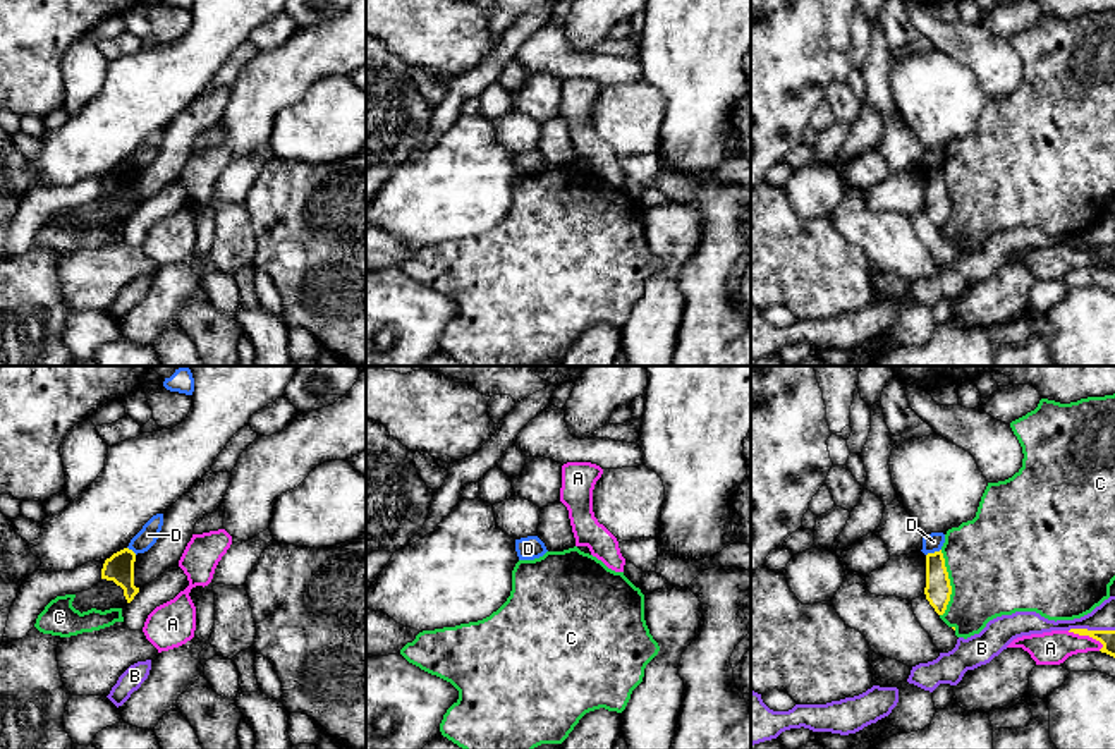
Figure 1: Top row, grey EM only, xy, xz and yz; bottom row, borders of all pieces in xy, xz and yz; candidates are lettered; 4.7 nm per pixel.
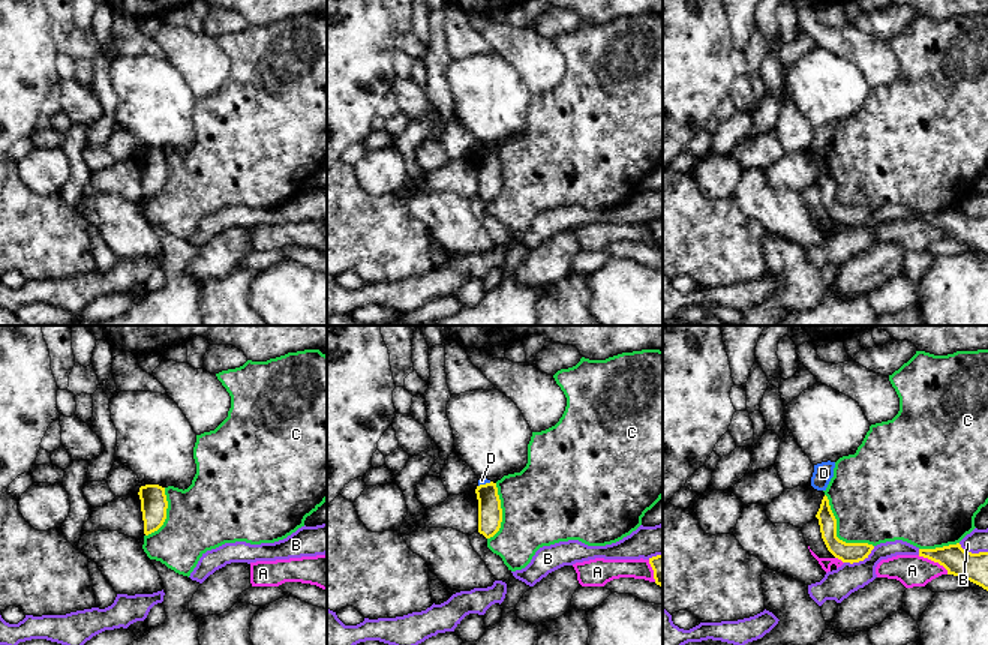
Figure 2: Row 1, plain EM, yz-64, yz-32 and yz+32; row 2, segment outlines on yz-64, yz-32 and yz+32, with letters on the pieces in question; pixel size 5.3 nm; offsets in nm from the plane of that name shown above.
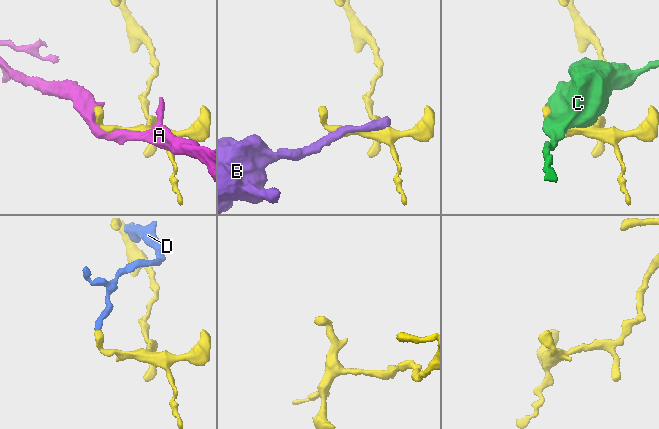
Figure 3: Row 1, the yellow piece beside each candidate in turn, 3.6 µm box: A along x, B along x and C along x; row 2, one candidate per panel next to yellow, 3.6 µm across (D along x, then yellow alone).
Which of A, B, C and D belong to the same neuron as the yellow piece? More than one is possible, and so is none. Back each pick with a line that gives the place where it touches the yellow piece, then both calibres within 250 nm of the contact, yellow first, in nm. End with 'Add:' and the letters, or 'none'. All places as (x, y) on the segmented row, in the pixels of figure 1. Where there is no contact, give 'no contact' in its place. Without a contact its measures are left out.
Add: none

